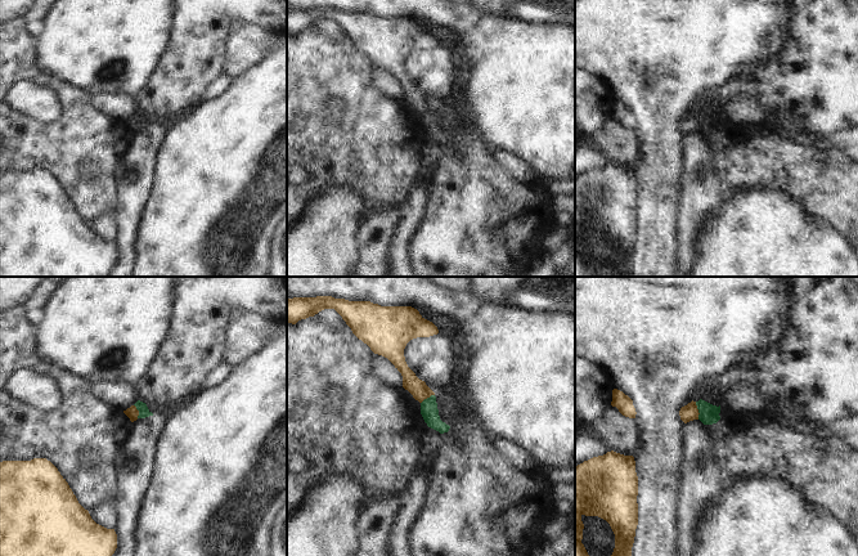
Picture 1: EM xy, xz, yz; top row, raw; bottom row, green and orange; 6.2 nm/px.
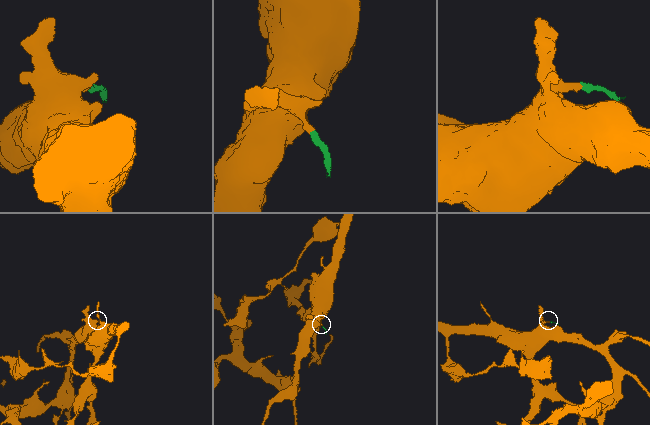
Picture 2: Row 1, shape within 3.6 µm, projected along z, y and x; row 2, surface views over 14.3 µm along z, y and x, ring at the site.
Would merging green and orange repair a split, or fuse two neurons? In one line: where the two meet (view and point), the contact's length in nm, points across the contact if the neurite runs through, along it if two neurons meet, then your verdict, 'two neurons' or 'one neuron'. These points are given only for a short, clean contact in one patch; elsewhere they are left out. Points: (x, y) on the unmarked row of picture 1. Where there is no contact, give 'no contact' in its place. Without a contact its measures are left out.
contact yz (699, 122); length 110 nm; border yz (695, 113), (699, 121), (699, 130); two neurons

